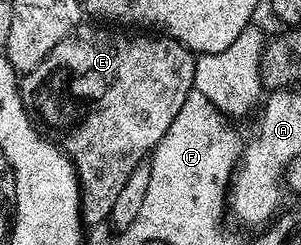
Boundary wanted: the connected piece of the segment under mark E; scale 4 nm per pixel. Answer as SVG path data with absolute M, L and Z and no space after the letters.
M80 23L65 39L61 39L61 43L57 43L57 47L53 47L53 51L49 51L49 55L37 67L33 67L33 71L22 74L19 81L19 94L23 96L23 104L40 122L44 121L49 128L52 129L54 140L60 149L67 154L67 158L71 160L71 164L75 167L75 174L79 176L79 204L81 206L81 220L84 226L99 225L102 221L106 222L110 218L113 211L113 203L117 203L117 195L121 195L121 187L125 187L129 175L133 175L133 171L141 164L144 164L145 158L158 145L161 138L165 135L165 131L169 131L169 123L173 123L173 119L177 119L177 111L181 111L181 107L185 104L185 99L189 96L192 89L195 88L194 83L194 67L196 54L181 44L174 41L172 37L166 35L155 35L159 37L130 37L127 33L114 33L114 28L103 27L107 29L98 29L95 25L87 25L88 23Z

